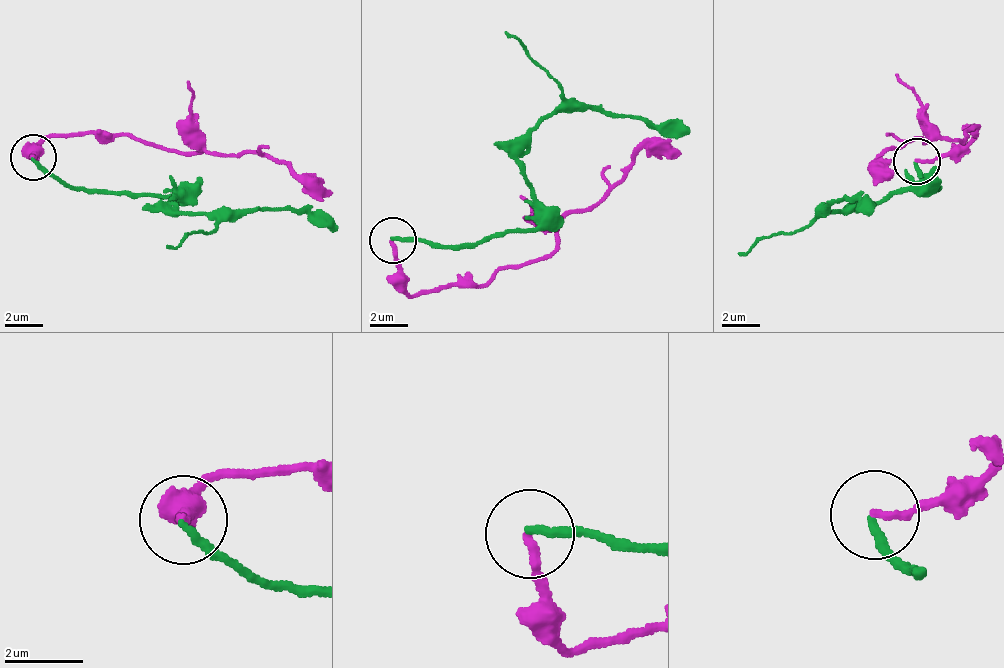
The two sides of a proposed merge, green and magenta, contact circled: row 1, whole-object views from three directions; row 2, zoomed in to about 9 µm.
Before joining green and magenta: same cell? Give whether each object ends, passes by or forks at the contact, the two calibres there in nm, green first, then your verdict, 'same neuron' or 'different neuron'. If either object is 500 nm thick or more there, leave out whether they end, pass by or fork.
green ends; magenta ends; calibres 220 and 200 nm; different neuron

